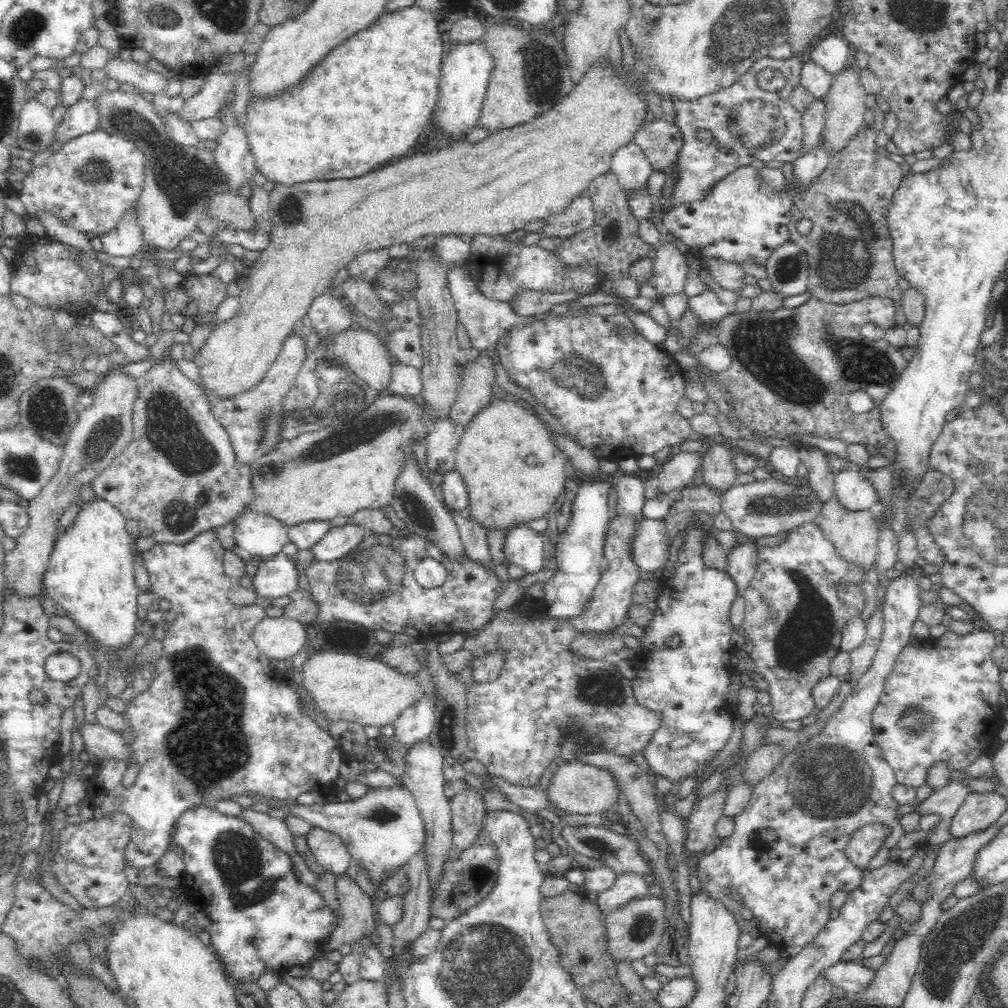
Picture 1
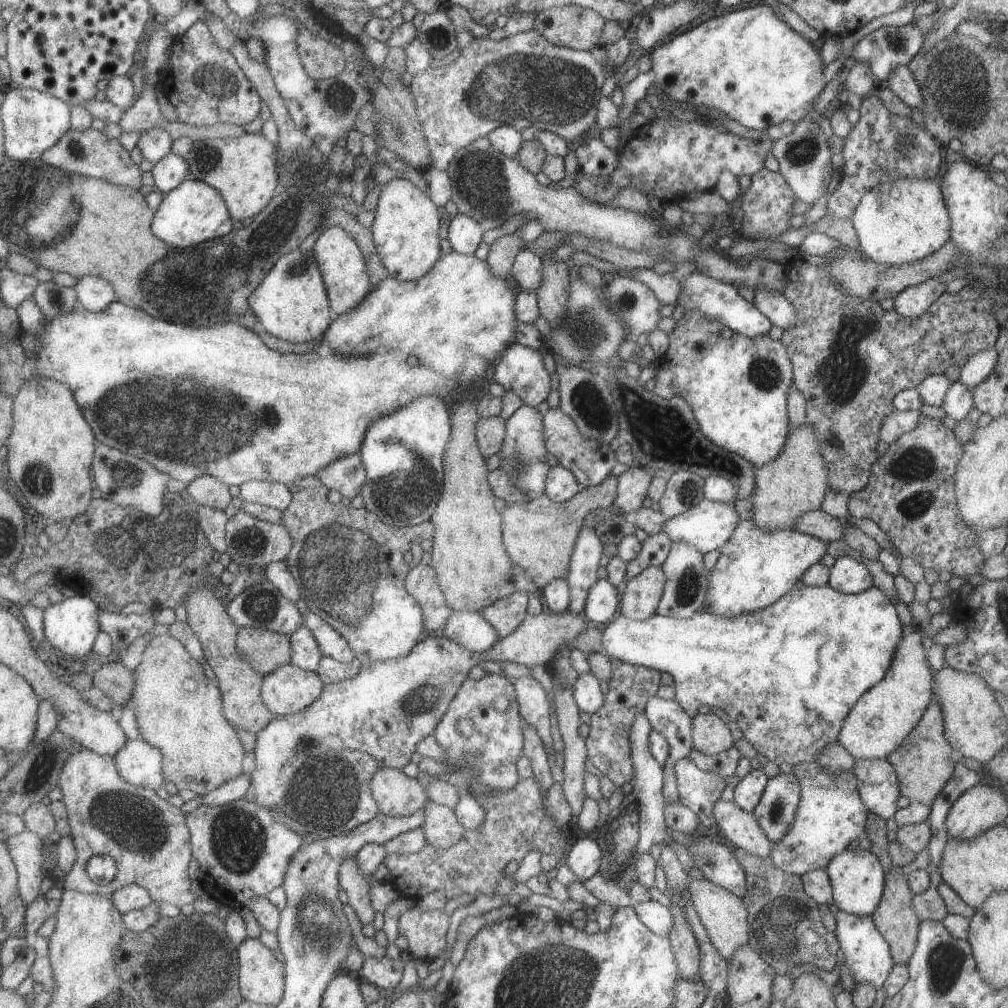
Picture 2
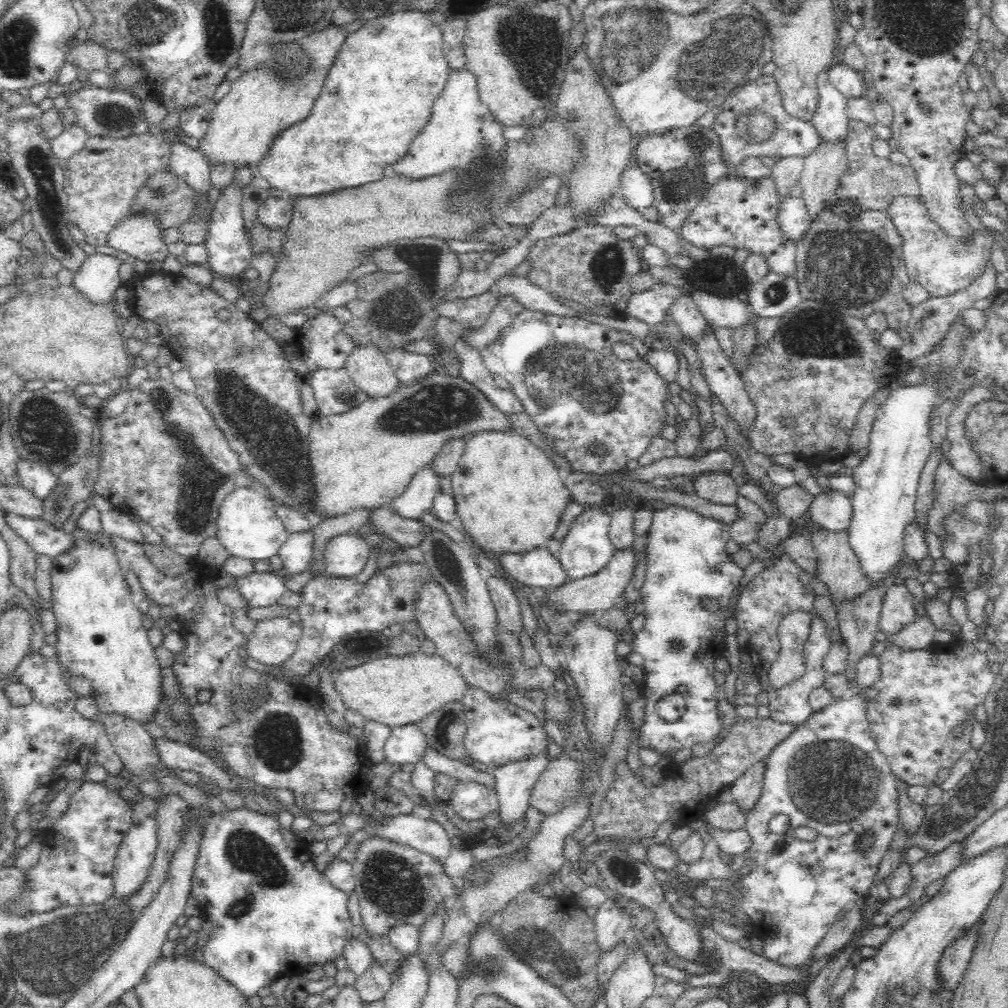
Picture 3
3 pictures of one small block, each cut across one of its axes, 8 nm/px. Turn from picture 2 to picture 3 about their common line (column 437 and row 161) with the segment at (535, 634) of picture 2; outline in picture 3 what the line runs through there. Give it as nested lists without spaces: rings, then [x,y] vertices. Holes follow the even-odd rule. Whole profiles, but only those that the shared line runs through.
[[[686,126],[686,128],[674,130],[670,134],[662,134],[661,137],[646,137],[636,141],[636,164],[638,168],[648,176],[653,184],[655,196],[654,207],[658,210],[660,223],[673,230],[680,230],[682,223],[692,214],[692,210],[702,204],[706,194],[714,188],[715,184],[726,175],[731,174],[729,162],[725,161],[722,151],[722,139],[718,132],[704,126]]]

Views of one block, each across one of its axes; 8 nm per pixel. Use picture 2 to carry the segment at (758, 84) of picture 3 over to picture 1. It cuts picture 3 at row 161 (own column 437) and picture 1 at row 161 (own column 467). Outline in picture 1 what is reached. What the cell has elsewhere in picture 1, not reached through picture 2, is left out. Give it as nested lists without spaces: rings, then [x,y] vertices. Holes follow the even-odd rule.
[[[762,57],[744,76],[738,78],[734,85],[726,90],[720,90],[716,94],[708,94],[706,98],[698,100],[698,102],[681,102],[674,100],[673,106],[675,109],[675,118],[672,120],[678,126],[684,137],[684,148],[680,150],[679,154],[679,180],[678,184],[673,188],[672,200],[669,203],[668,210],[677,205],[693,202],[704,198],[708,194],[708,190],[722,180],[724,176],[730,174],[738,167],[746,166],[747,164],[763,165],[770,160],[778,160],[780,162],[788,163],[800,157],[803,127],[802,127],[802,113],[798,113],[790,103],[790,96],[792,90],[799,84],[801,76],[801,67],[803,61],[798,57],[790,57],[789,59],[773,59],[771,57]],[[765,68],[772,68],[775,72],[784,74],[786,85],[778,92],[767,92],[762,90],[757,84],[757,74]],[[698,130],[709,130],[714,136],[712,142],[702,142],[696,140],[696,132]]]

